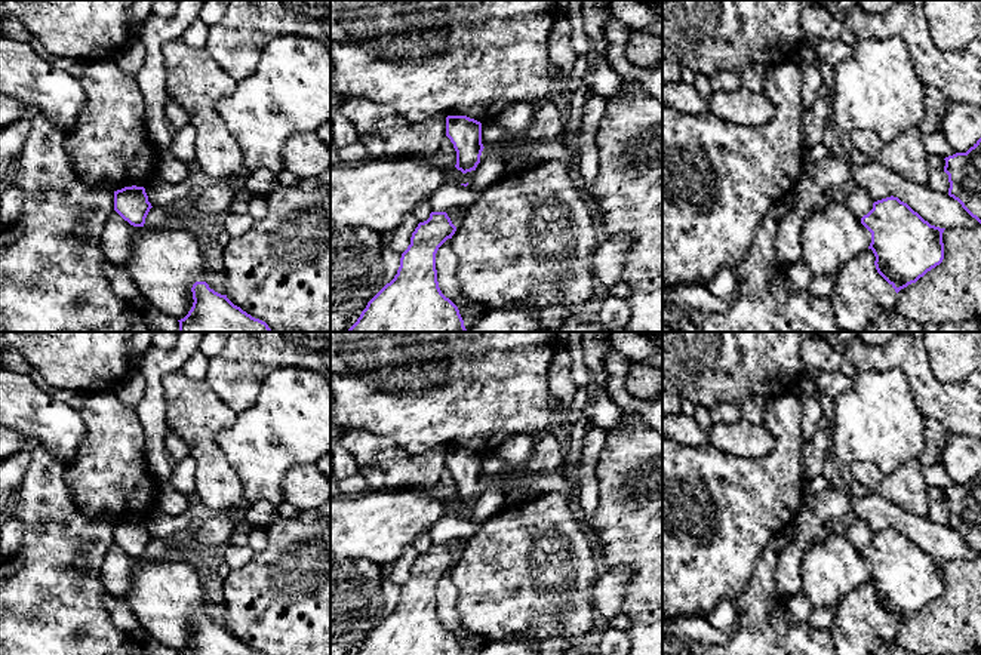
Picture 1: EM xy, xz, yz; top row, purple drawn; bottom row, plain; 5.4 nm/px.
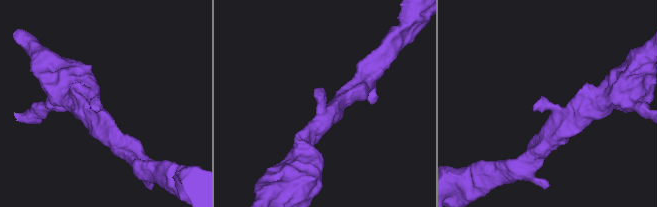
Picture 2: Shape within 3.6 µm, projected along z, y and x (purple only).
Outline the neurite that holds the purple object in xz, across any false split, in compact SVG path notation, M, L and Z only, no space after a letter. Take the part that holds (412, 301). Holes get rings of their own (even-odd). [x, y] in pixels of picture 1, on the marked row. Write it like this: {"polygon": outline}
{"polygon": "M431 212L427 221L419 222L412 233L410 245L402 253L397 274L368 302L348 332L467 332L458 307L442 293L436 270L436 253L455 231L456 227L446 212Z"}

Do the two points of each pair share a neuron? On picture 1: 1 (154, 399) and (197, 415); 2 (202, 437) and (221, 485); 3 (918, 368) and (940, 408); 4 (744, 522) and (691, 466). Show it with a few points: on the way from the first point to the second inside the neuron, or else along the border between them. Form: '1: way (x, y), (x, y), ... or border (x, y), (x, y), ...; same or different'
1: border (174, 369), (162, 380), (163, 418), (169, 430); different
2: way (203, 449), (211, 460), (214, 473); same
3: way (920, 378), (932, 397); same
4: way (729, 507), (710, 488), (706, 476); same

